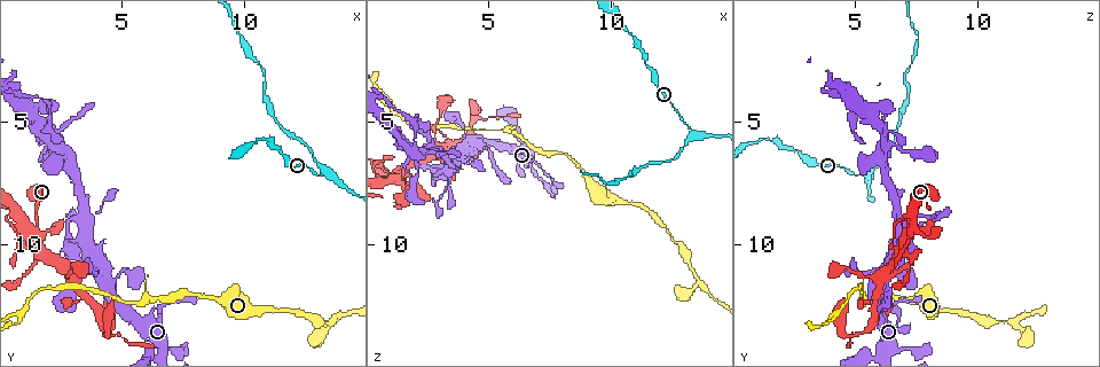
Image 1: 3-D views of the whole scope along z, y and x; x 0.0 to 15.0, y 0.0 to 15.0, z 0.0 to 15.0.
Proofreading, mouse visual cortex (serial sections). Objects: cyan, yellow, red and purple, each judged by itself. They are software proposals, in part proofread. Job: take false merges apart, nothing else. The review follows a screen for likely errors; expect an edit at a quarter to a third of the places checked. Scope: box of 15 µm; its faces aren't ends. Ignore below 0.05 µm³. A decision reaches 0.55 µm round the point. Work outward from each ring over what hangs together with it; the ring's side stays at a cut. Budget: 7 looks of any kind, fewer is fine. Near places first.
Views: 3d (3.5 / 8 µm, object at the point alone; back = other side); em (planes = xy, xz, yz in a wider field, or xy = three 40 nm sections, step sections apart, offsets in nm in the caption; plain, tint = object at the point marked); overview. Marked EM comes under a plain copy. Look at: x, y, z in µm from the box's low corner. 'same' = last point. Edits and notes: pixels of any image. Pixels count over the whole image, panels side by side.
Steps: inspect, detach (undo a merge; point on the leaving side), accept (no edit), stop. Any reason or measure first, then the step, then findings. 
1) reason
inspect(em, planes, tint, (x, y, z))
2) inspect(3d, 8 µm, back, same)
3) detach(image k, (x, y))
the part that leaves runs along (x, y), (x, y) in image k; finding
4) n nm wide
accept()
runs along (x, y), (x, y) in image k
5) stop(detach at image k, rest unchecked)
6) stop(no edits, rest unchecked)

sharp bend
inspect(3d, 3.5 µm, back, (3.4, 9.1, 6.8))

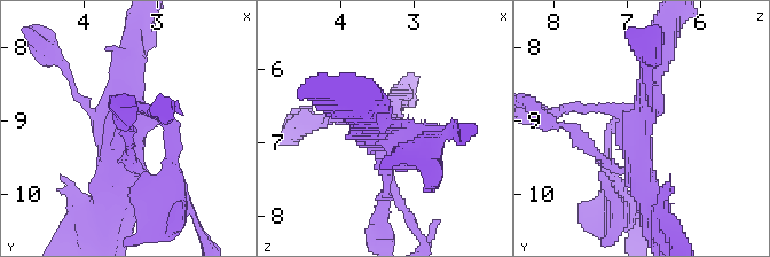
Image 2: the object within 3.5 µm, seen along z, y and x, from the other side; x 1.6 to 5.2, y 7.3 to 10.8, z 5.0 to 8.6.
inspect(em, xy, step 3, tint, same)

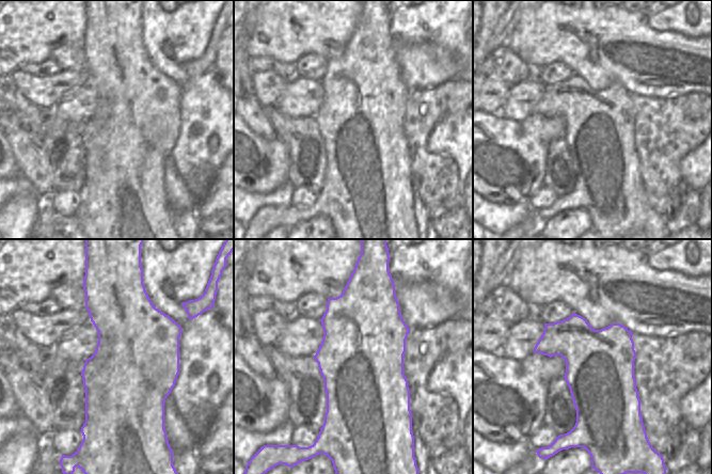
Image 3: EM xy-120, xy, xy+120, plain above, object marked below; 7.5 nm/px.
accept()
runs along (108, 199), (133, 54) in image 2; one cell here

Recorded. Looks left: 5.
thick turns thin
inspect(3d, 3.5 µm, (1.6, 9.6, 7.2))

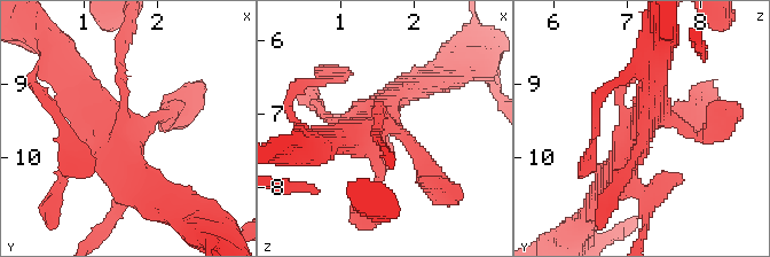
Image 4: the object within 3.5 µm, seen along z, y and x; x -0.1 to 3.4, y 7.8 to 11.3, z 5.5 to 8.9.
need the tissue
inspect(em, xy, step 2, tint, (1.50, 9.60, 7.15))

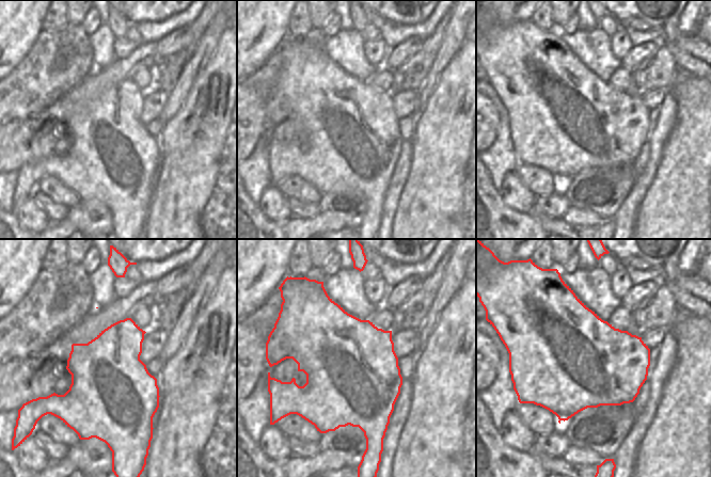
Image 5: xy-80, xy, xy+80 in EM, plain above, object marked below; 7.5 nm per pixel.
inspect(em, xy, step 1, tint, same)

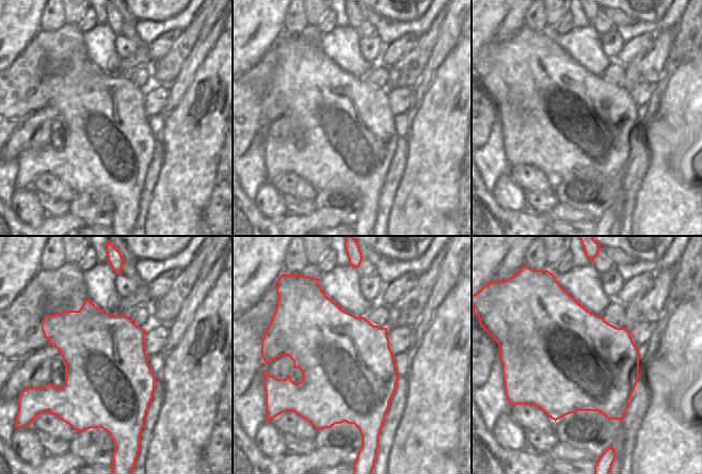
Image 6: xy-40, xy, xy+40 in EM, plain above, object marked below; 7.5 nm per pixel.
accept()
runs along (643, 67), (611, 189) in image 4; all the same cell

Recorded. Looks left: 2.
inspect(3d, 3.5 µm, (13.4, 7.1, 5.3))

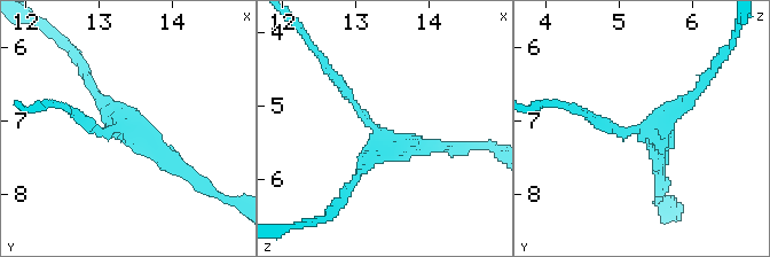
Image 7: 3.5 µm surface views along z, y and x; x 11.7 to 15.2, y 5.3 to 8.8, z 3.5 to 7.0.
3 arms; arms of 150, 150, 250 nm; now the EM
inspect(em, xy, step 5, tint, (13.30, 7.05, 5.30))

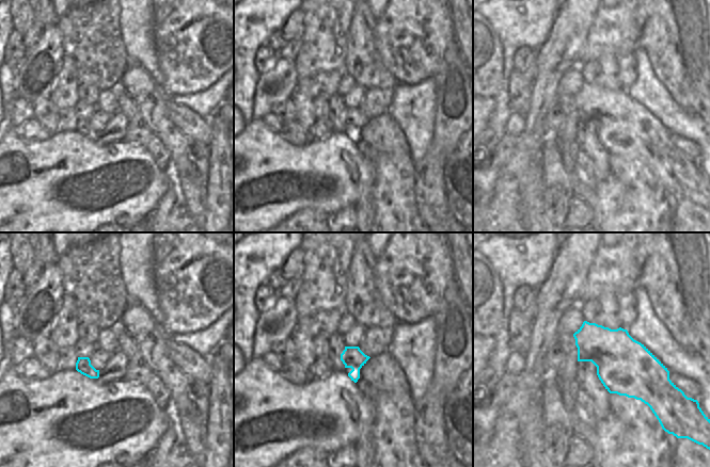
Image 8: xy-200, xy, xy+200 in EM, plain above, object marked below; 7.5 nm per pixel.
accept()
continuous, no second cell

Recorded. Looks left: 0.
stop(no edits, rest unchecked)

